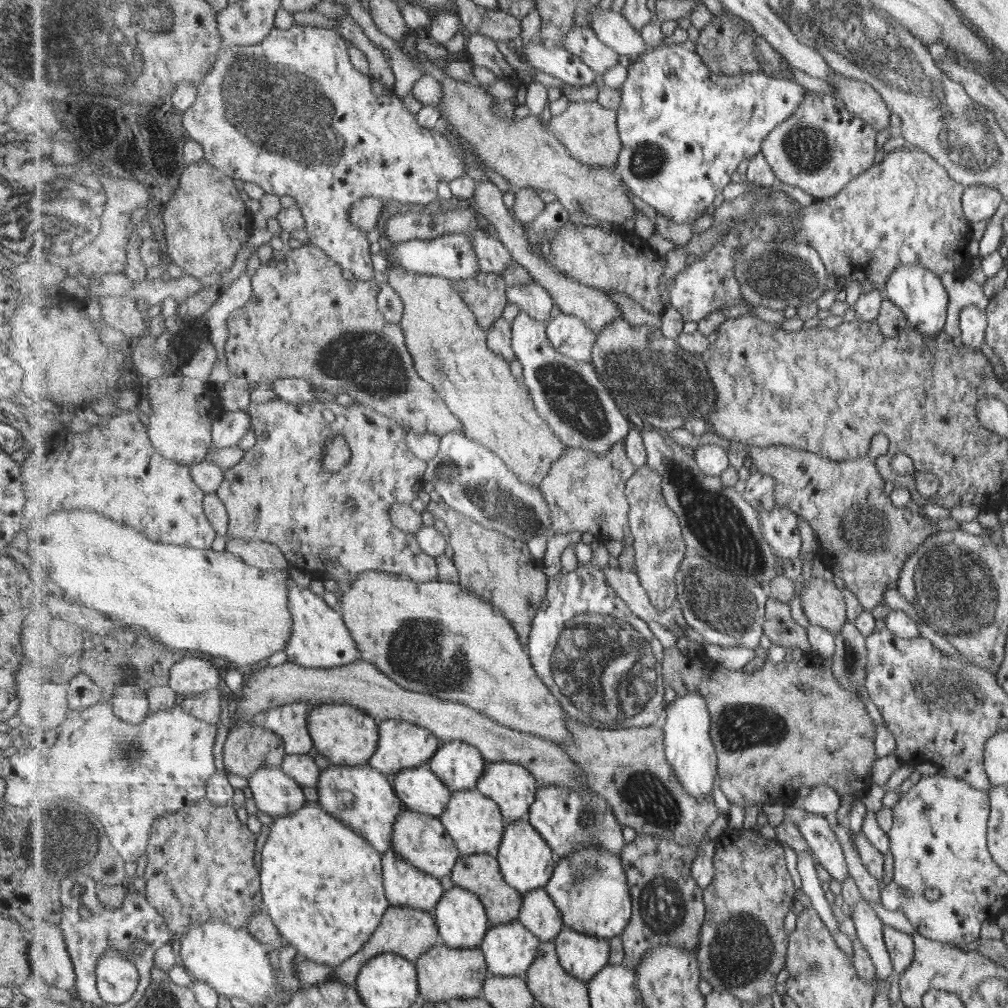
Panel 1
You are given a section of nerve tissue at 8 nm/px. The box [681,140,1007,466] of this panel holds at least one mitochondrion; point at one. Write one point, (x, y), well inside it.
(781, 271)

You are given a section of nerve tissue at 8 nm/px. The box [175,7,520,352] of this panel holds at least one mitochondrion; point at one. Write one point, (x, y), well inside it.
(283, 112)

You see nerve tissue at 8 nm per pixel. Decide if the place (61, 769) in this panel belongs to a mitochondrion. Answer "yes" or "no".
no

